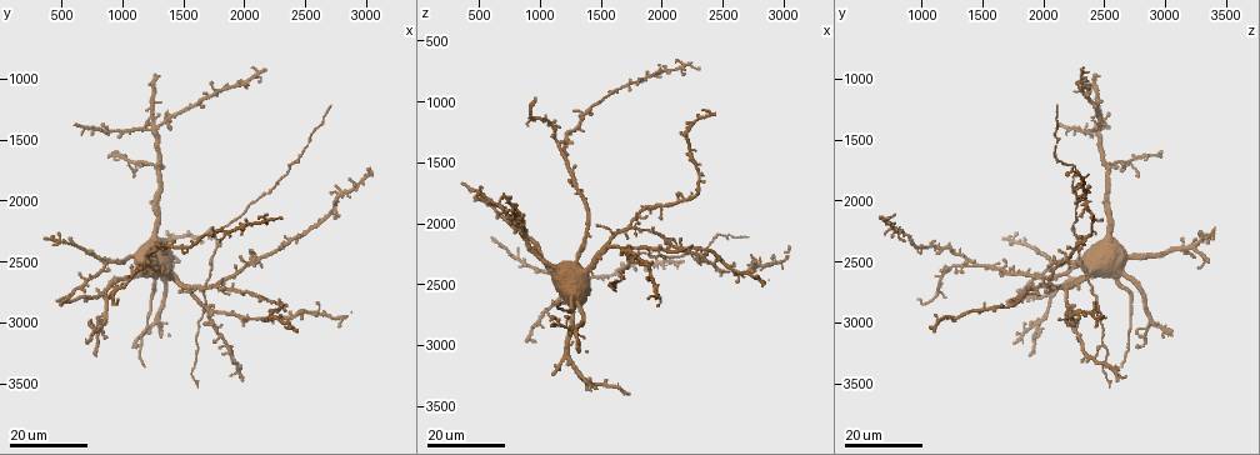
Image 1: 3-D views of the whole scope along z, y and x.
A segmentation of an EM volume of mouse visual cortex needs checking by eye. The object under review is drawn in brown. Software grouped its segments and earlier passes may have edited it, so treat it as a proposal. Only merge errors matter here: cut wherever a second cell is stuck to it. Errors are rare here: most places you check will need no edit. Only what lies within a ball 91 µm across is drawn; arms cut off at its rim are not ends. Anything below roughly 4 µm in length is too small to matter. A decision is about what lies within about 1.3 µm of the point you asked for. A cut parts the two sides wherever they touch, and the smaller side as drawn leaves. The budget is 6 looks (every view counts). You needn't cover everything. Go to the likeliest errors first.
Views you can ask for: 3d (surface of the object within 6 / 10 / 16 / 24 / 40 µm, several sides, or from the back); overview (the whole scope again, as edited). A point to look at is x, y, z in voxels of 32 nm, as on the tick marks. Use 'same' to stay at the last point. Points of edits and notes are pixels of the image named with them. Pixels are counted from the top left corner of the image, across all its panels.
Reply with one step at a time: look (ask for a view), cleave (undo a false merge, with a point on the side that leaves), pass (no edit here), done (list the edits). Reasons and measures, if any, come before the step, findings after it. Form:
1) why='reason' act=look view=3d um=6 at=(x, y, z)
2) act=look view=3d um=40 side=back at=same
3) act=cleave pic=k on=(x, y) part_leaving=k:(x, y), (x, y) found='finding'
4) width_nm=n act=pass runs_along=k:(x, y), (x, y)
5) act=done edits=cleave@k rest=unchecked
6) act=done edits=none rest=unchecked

act=look view=3d um=24 at=(1620, 2720, 2100)

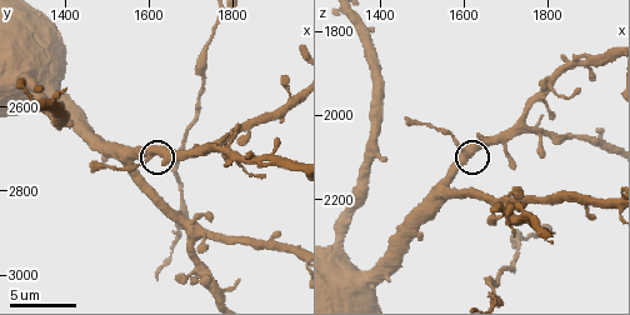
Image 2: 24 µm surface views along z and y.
act=look view=3d um=10 at=(1610, 2720, 2090)

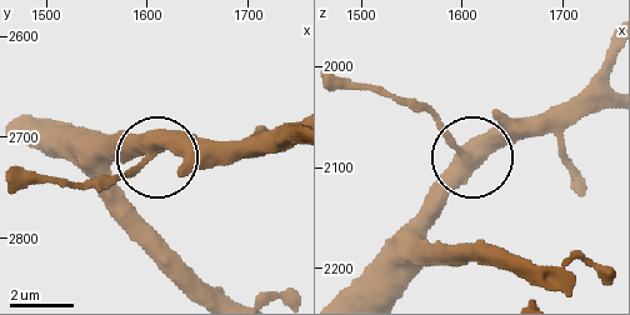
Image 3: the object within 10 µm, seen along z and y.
side_arm_um=6 act=pass runs_along=3:(21, 118), (40, 129), (145, 145), (145, 161), (99, 190) found='all the same cell'

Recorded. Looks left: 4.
why='looks like a crossing' act=look view=3d um=6 at=(1775, 2685, 2030)

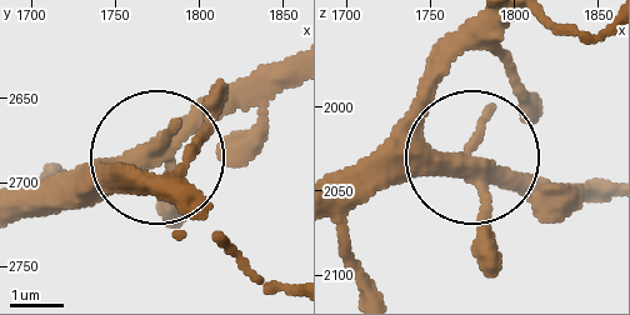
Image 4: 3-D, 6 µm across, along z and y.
act=look view=3d um=6 side=back at=(1776, 2682, 2026)

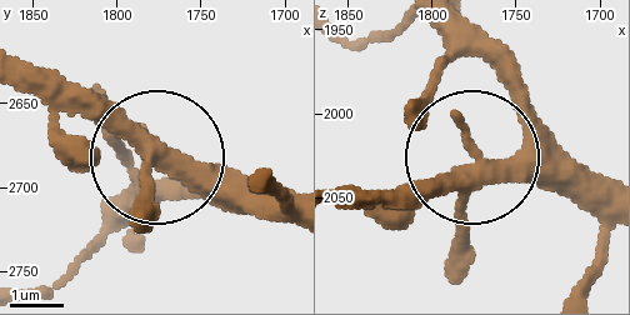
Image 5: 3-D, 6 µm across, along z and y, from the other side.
arms=5 act=pass runs_along=5:(596, 213), (475, 150), (435, 83), (449, 20) found='all the same cell'

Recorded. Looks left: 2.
act=look view=3d um=16 at=(2740, 2040, 2360)

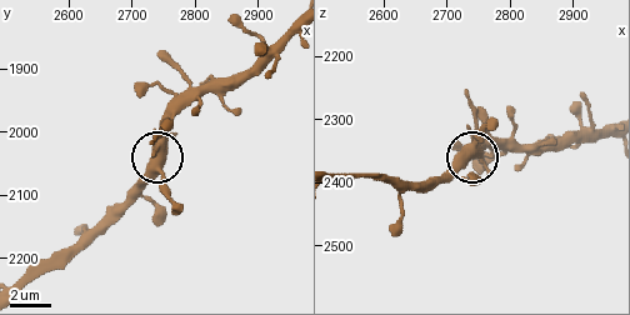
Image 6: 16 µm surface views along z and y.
act=look view=3d um=10 at=(2740, 2050, 2350)

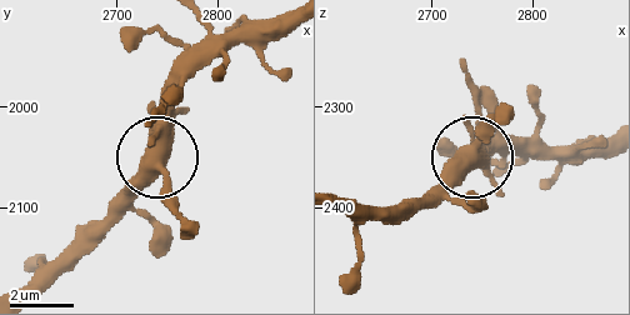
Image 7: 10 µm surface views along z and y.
width_nm=430 act=pass runs_along=7:(30, 288), (156, 164), (183, 229) found='continuous, no second cell'

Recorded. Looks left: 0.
act=done edits=none rest=unchecked

